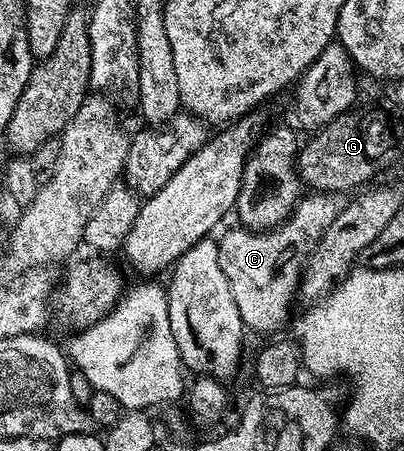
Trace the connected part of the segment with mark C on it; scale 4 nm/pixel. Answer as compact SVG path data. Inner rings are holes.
M313 192L311 195L301 196L294 212L275 229L266 233L253 233L250 229L235 227L236 229L228 229L218 237L218 267L222 267L223 273L226 274L226 283L230 283L230 295L234 295L234 303L238 306L238 315L242 315L245 330L272 333L268 335L279 334L276 332L287 323L288 316L292 313L292 300L297 300L308 257L345 204L345 198L341 194Z

